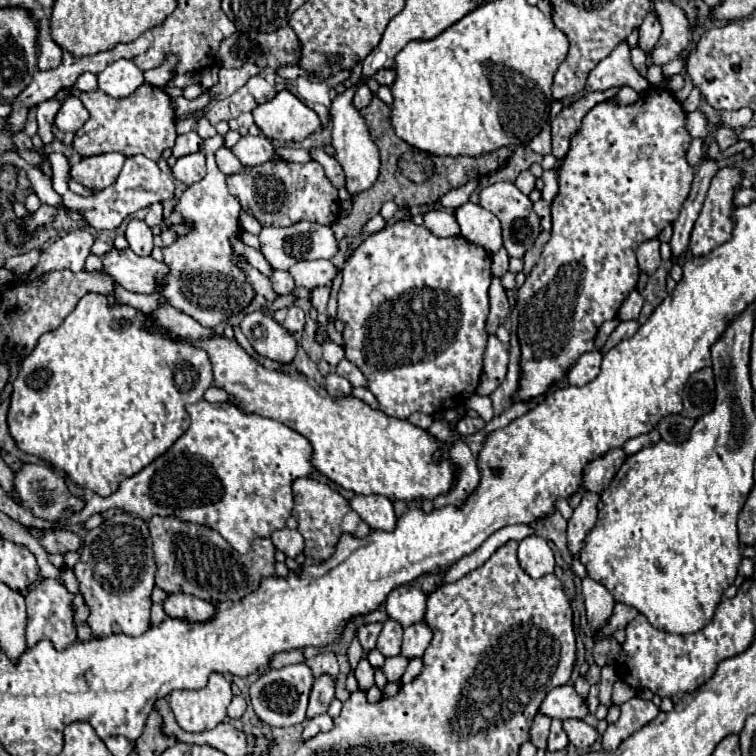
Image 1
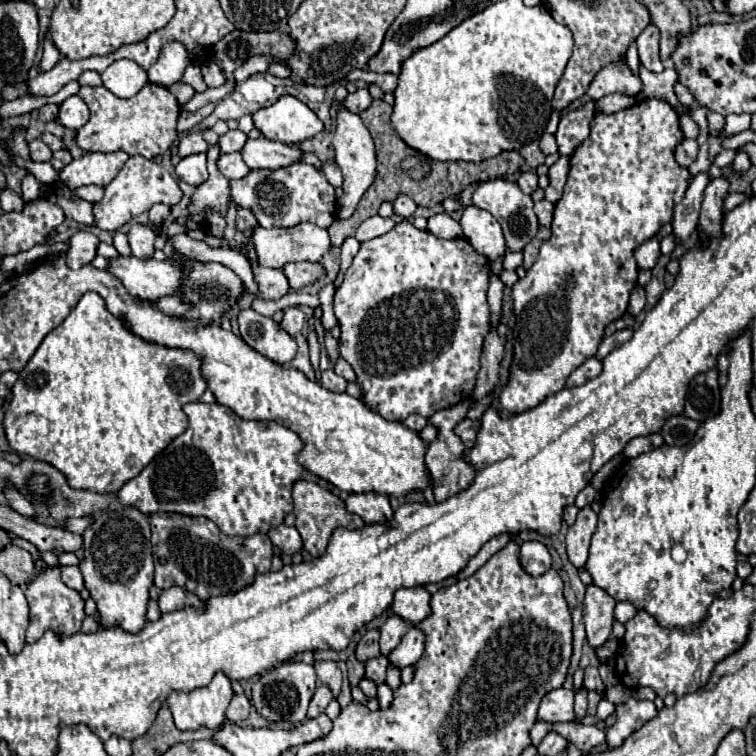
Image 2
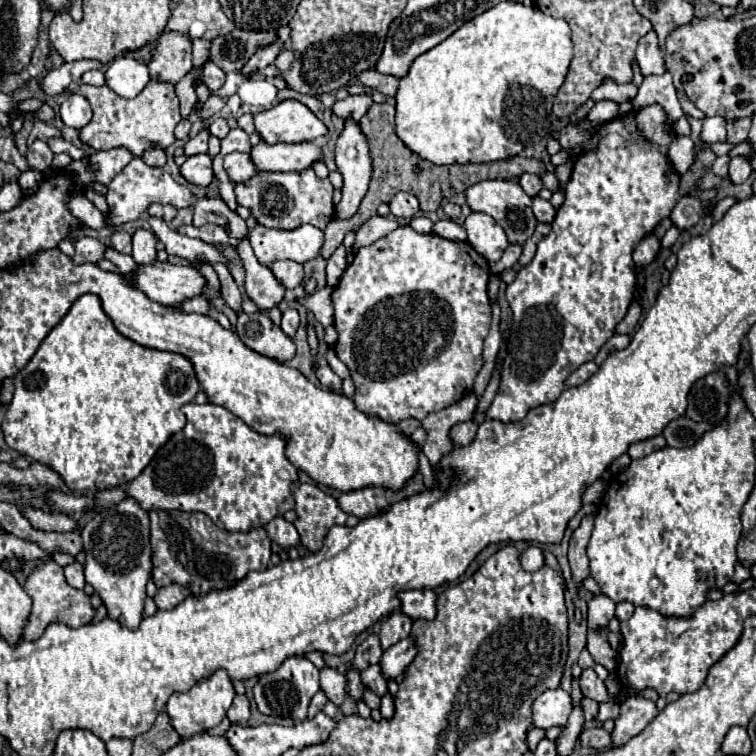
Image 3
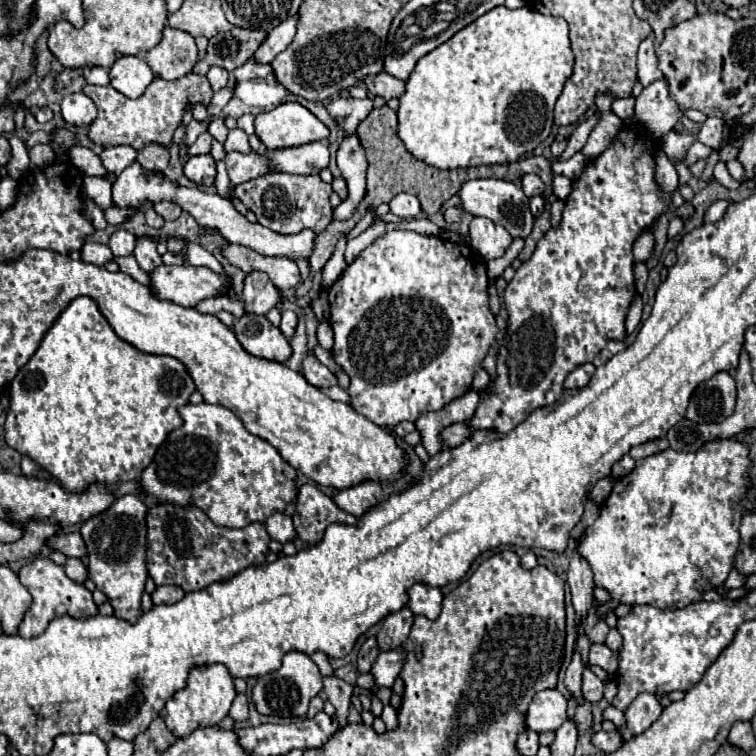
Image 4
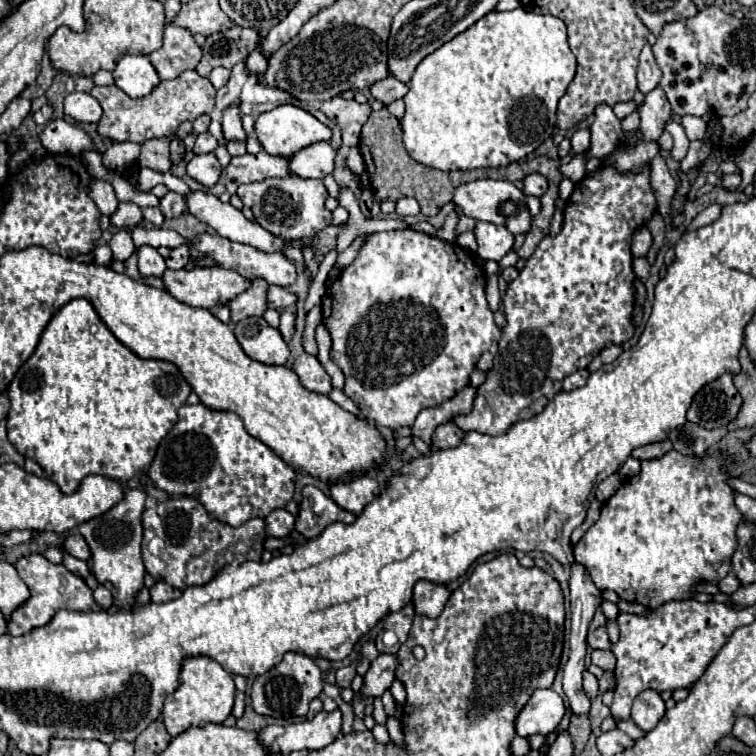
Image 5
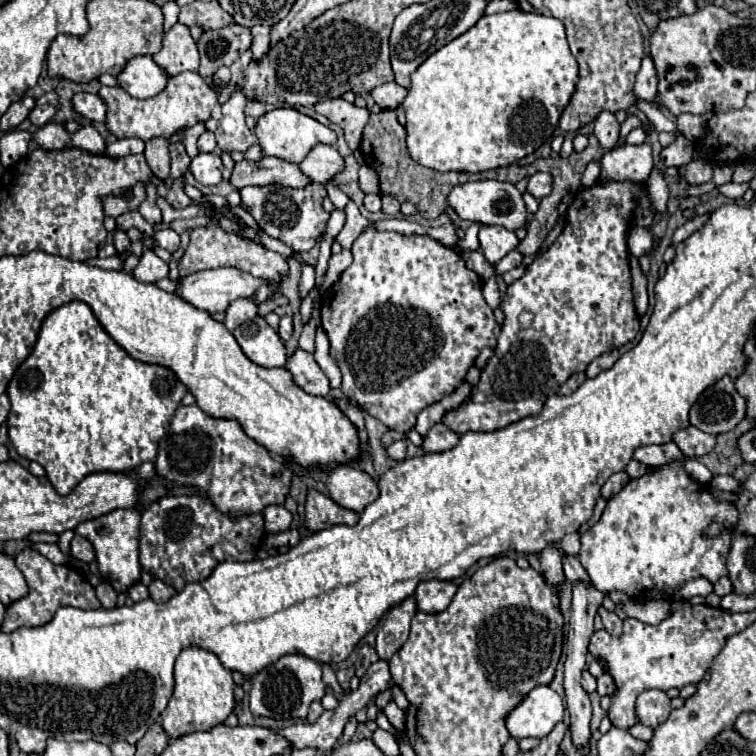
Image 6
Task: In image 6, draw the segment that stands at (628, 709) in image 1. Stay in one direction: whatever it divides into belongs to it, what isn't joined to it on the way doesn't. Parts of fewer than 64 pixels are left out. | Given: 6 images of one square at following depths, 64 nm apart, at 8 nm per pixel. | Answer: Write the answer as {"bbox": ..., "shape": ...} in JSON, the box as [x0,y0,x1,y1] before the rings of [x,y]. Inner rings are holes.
{"bbox":[636,690,670,728],"shape":[[[646,690],[636,700],[638,722],[648,728],[658,728],[670,714],[670,700],[662,690]]]}

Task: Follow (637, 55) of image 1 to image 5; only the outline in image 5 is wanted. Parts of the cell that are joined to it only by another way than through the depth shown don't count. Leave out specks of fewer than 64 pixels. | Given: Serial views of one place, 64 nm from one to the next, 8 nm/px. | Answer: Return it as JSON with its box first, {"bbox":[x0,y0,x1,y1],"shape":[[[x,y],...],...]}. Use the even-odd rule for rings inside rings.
{"bbox":[638,86,674,142],"shape":[[[656,86],[644,96],[642,106],[638,106],[638,114],[640,114],[640,132],[646,142],[656,142],[664,132],[666,124],[672,122],[674,116],[672,106],[660,86]]]}

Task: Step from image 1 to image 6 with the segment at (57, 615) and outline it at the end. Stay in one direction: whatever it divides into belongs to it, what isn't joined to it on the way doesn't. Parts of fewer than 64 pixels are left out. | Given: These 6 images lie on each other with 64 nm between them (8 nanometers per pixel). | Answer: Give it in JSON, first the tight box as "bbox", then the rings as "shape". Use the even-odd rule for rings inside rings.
{"bbox":[2,550,100,634],"shape":[[[38,550],[20,552],[16,556],[16,566],[24,574],[30,592],[28,592],[28,596],[20,598],[18,602],[14,602],[12,606],[6,608],[6,616],[4,616],[4,624],[2,624],[4,632],[10,634],[22,626],[26,626],[26,628],[42,626],[42,624],[50,622],[54,612],[62,606],[74,606],[74,608],[82,608],[82,610],[100,608],[100,602],[94,594],[94,588],[88,584],[88,580],[74,566],[68,566],[68,564],[56,566],[48,558],[44,558]]]}

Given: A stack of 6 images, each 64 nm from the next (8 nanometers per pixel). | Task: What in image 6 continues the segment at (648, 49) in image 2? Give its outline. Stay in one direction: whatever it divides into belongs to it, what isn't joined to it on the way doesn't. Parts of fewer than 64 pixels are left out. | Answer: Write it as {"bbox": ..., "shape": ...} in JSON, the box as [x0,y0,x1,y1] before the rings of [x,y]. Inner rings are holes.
{"bbox":[634,56,658,102],"shape":[[[650,56],[642,58],[642,66],[636,74],[636,86],[634,86],[634,94],[636,98],[644,98],[646,102],[650,102],[656,94],[658,94],[658,74],[654,68],[654,62]]]}

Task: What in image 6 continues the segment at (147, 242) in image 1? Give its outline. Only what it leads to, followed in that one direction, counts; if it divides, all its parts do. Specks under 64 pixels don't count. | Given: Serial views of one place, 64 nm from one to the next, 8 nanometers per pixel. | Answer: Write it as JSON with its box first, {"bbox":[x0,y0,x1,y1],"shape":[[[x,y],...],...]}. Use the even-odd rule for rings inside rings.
{"bbox":[134,248,168,282],"shape":[[[146,248],[140,256],[138,266],[134,268],[134,278],[140,282],[156,282],[166,276],[168,276],[168,264],[164,260],[160,260],[154,254],[154,250]]]}

